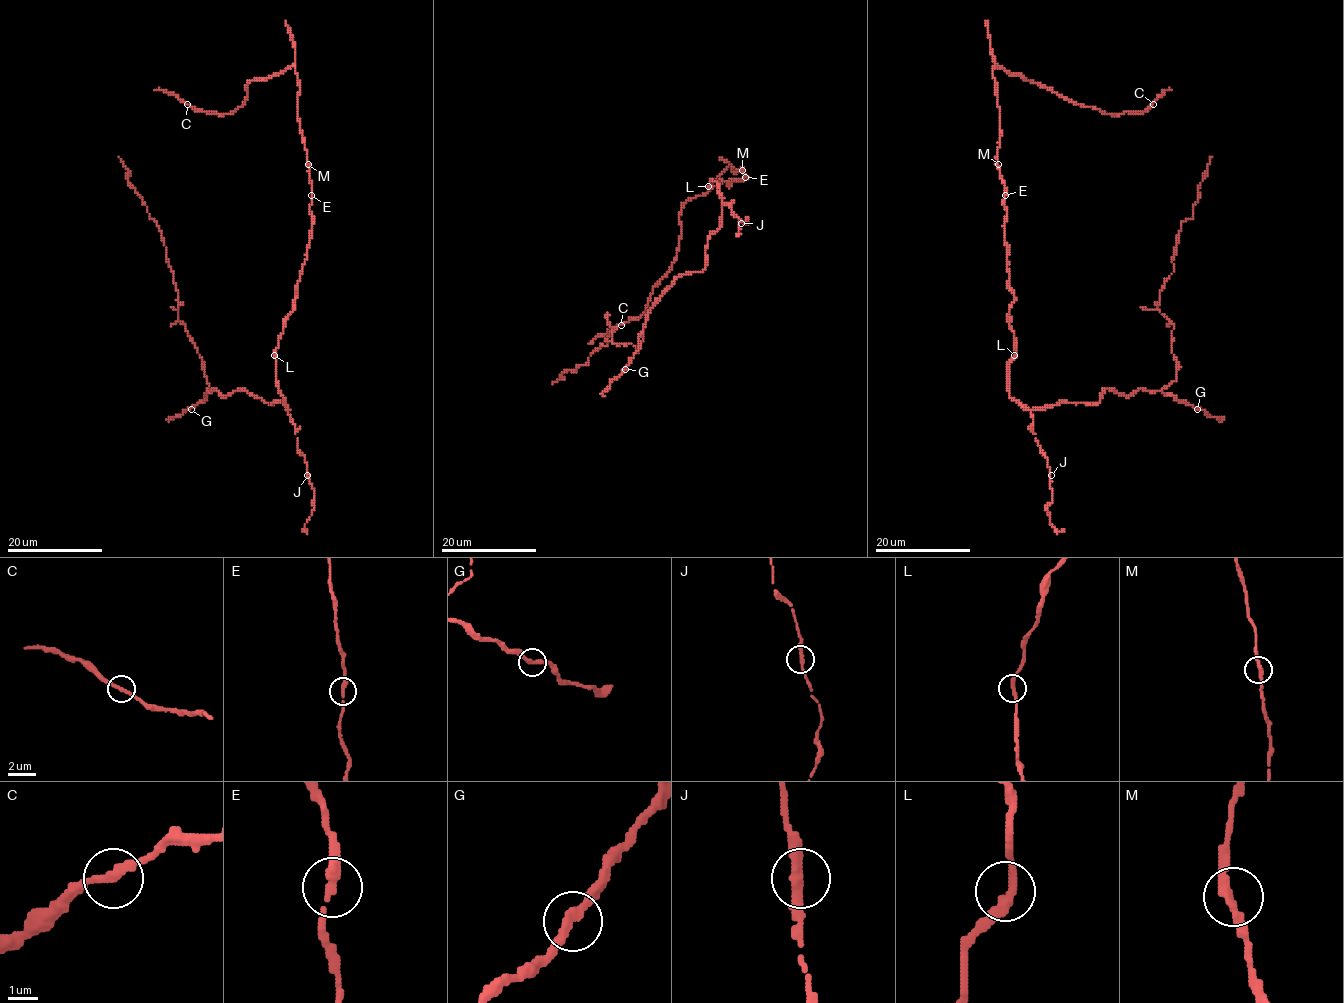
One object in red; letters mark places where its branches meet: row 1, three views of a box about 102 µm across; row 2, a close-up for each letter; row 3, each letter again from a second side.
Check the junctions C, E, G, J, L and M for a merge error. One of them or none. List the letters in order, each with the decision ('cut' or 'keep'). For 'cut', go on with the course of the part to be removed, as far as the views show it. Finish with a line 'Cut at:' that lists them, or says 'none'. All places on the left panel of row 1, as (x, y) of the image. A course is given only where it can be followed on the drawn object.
C: keep
E: keep
G: keep
J: keep
L: keep
M: keep
Cut at: none

